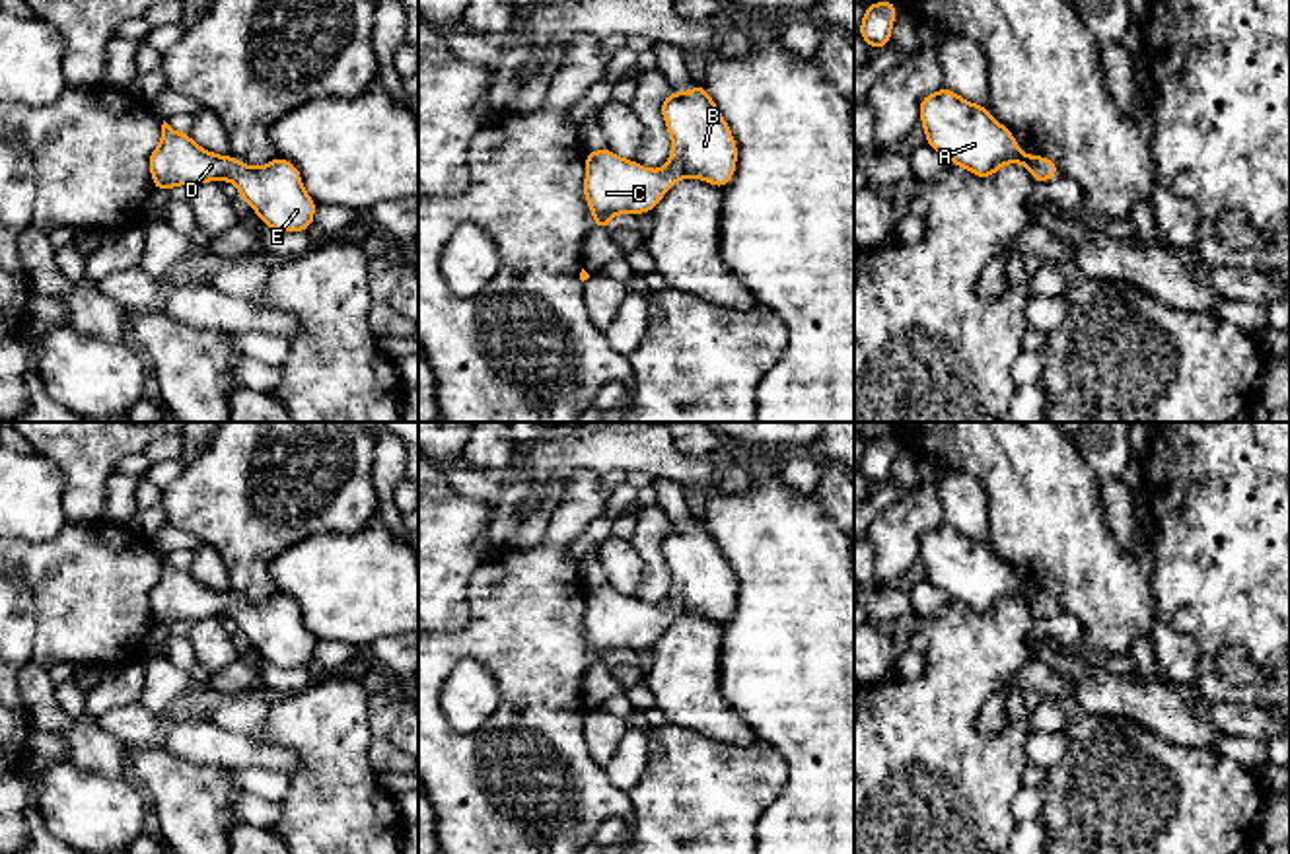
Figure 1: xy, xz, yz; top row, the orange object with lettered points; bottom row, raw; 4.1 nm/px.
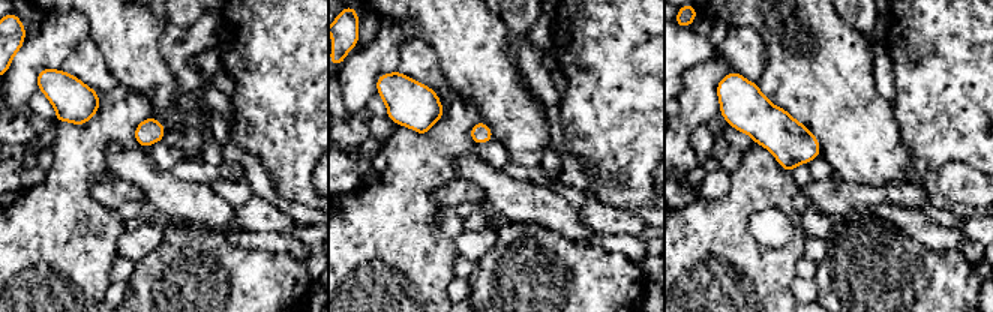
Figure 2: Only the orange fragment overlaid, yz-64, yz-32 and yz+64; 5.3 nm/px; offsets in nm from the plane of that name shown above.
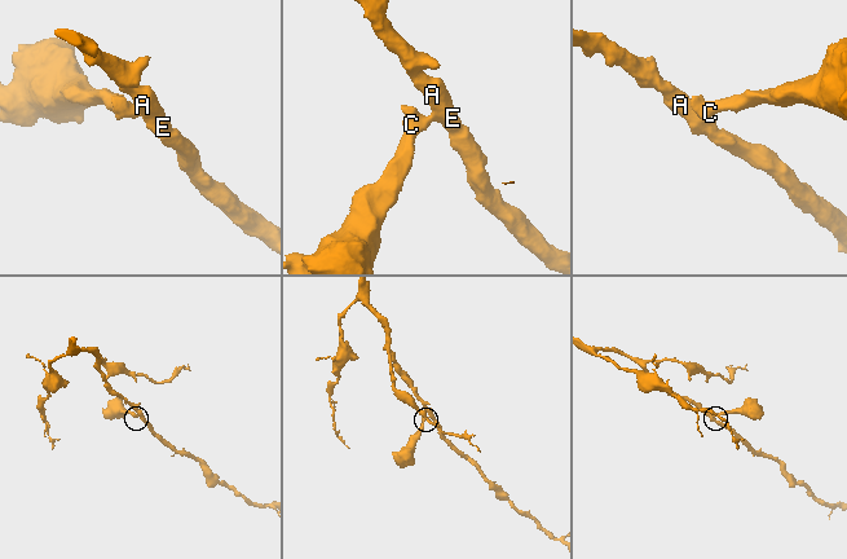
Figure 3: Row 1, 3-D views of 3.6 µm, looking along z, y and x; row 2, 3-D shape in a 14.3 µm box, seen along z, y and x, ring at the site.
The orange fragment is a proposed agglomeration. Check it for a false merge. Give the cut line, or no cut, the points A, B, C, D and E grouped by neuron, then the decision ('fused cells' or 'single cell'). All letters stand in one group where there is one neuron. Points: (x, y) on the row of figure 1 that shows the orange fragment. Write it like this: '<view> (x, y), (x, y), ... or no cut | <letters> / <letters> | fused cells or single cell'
no cut | A B C D E | single cell

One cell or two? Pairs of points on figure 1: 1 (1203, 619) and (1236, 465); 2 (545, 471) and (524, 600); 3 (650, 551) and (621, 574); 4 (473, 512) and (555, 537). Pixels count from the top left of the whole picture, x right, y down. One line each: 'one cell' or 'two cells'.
1: one cell
2: two cells
3: two cells
4: two cells

